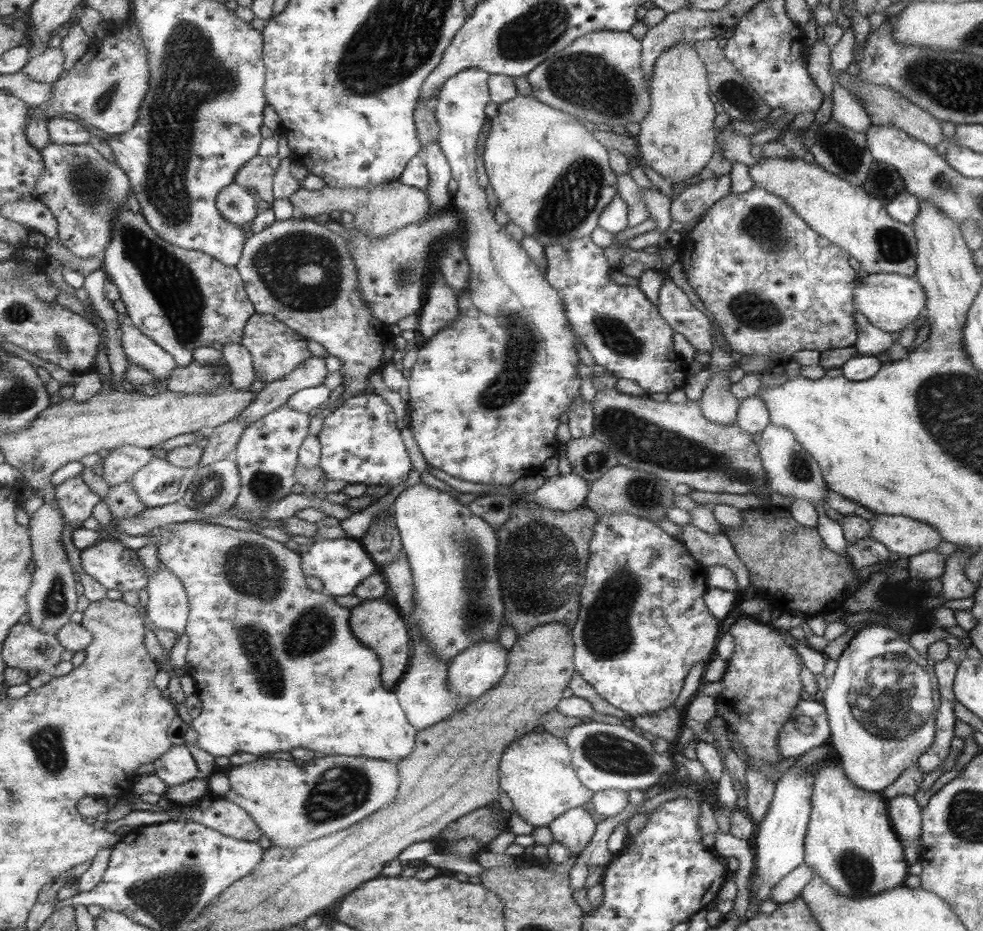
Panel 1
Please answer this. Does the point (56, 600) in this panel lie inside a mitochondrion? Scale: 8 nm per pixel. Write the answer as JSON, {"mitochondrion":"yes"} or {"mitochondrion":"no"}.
{"mitochondrion":"yes"}

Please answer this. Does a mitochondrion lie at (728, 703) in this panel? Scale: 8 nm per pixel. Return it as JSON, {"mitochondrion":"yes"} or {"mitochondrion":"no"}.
{"mitochondrion":"no"}

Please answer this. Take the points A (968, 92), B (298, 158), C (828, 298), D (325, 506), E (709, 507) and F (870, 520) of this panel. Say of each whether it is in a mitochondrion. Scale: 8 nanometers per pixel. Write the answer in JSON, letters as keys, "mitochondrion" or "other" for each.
{"A":"mitochondrion","B":"other","C":"other","D":"other","E":"other","F":"other"}

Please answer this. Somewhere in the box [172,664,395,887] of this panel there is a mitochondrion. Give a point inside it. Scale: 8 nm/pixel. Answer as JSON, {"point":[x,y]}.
{"point":[341,790]}

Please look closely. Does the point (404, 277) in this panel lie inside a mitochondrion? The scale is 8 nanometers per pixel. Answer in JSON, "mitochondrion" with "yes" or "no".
{"mitochondrion":"yes"}

